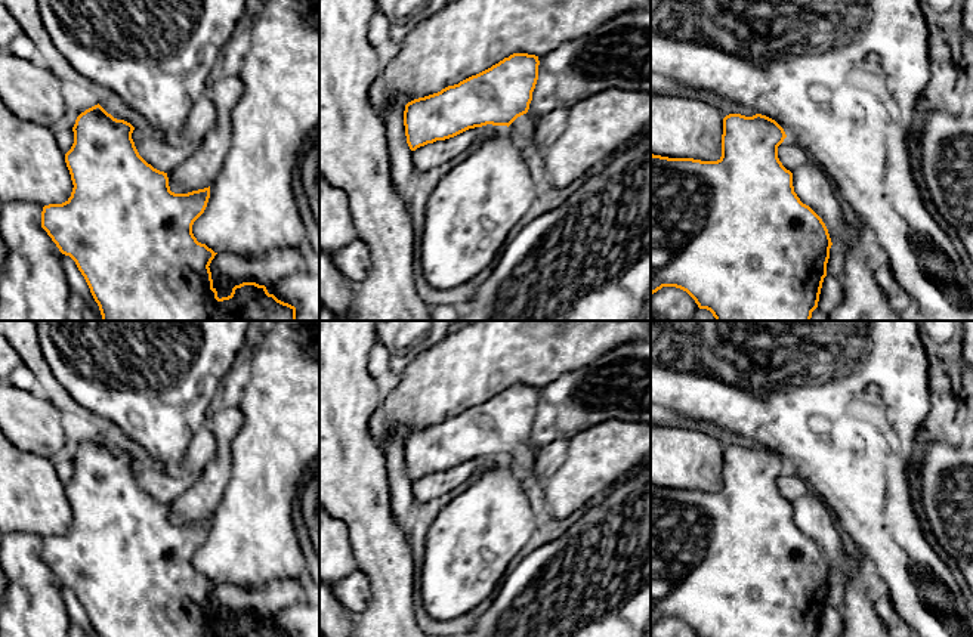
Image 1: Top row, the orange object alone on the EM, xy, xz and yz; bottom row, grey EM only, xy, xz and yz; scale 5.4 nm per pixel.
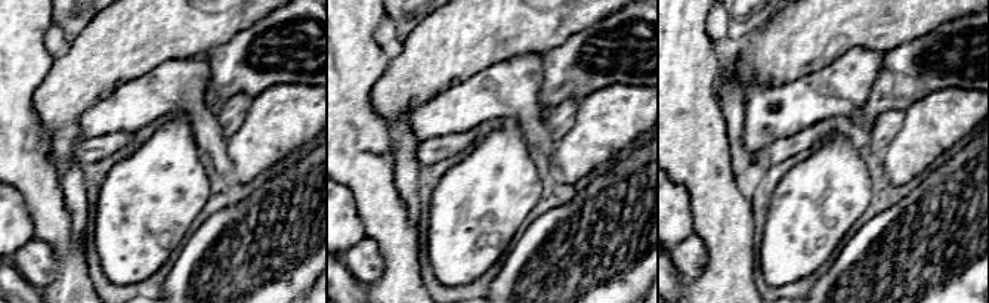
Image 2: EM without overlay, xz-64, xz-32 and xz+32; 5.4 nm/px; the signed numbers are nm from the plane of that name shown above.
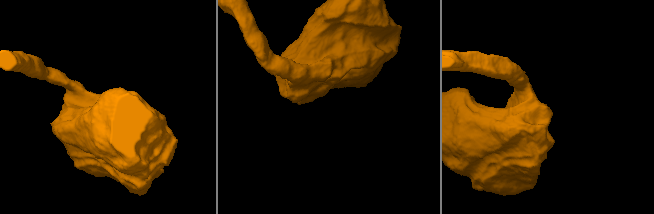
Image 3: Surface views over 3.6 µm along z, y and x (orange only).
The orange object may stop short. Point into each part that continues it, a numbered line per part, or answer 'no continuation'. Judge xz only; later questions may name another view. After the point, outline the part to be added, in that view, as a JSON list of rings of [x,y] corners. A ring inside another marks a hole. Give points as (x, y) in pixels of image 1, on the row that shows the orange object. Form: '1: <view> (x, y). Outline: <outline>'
1: xz (524, 127). Outline: [[[523,114],[518,117],[509,129],[513,132],[523,151],[540,163],[546,149],[535,145],[535,121]]]

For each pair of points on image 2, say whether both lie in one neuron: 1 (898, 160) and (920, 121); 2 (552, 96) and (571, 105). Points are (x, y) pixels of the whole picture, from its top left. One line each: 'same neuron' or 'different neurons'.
1: same neuron
2: different neurons

